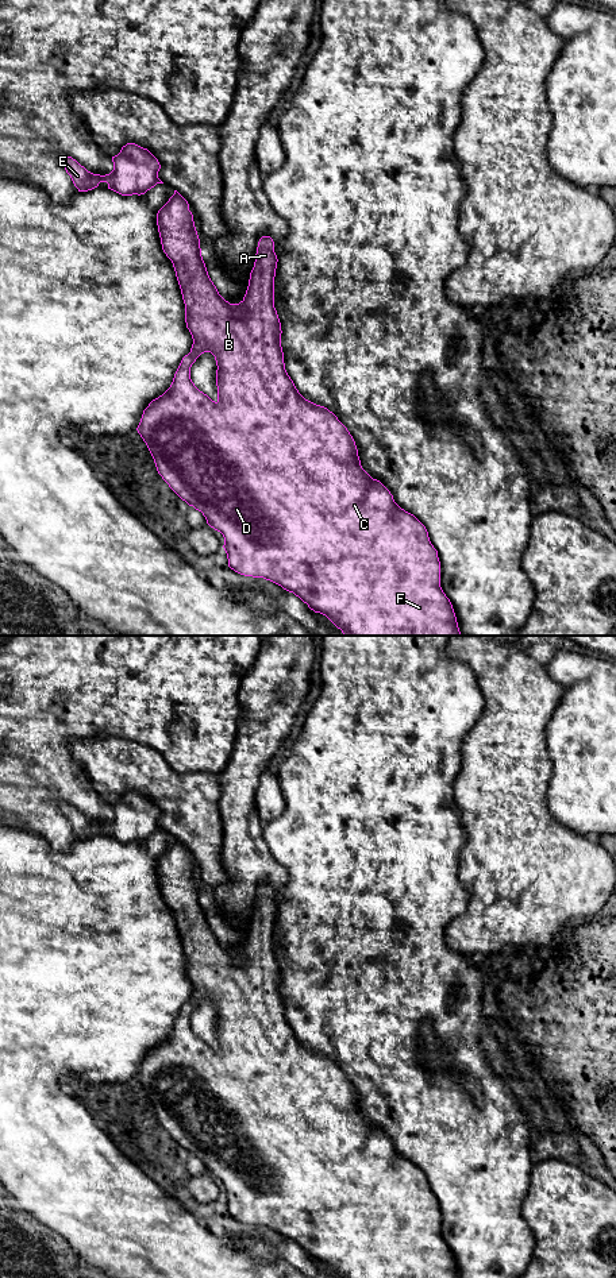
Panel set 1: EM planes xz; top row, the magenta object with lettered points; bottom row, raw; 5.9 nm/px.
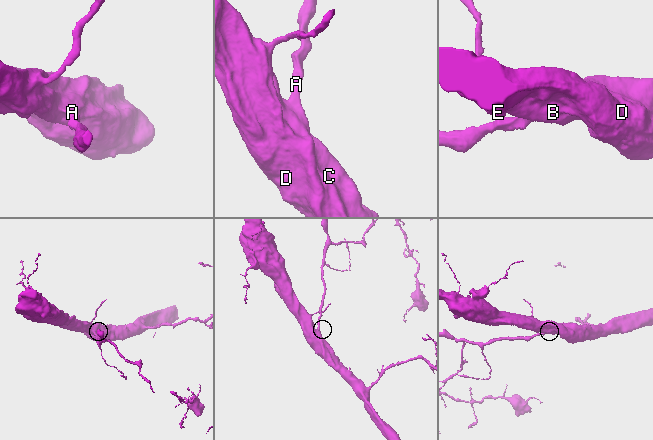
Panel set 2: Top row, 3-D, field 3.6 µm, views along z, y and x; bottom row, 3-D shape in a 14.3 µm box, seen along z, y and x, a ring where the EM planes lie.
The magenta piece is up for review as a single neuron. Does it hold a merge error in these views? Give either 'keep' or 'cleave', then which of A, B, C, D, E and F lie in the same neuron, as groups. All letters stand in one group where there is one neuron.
keep; A B C D E F

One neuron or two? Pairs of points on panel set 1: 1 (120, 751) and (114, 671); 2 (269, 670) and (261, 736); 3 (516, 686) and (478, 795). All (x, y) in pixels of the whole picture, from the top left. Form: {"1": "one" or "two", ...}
{"1": "two", "2": "one", "3": "one"}

